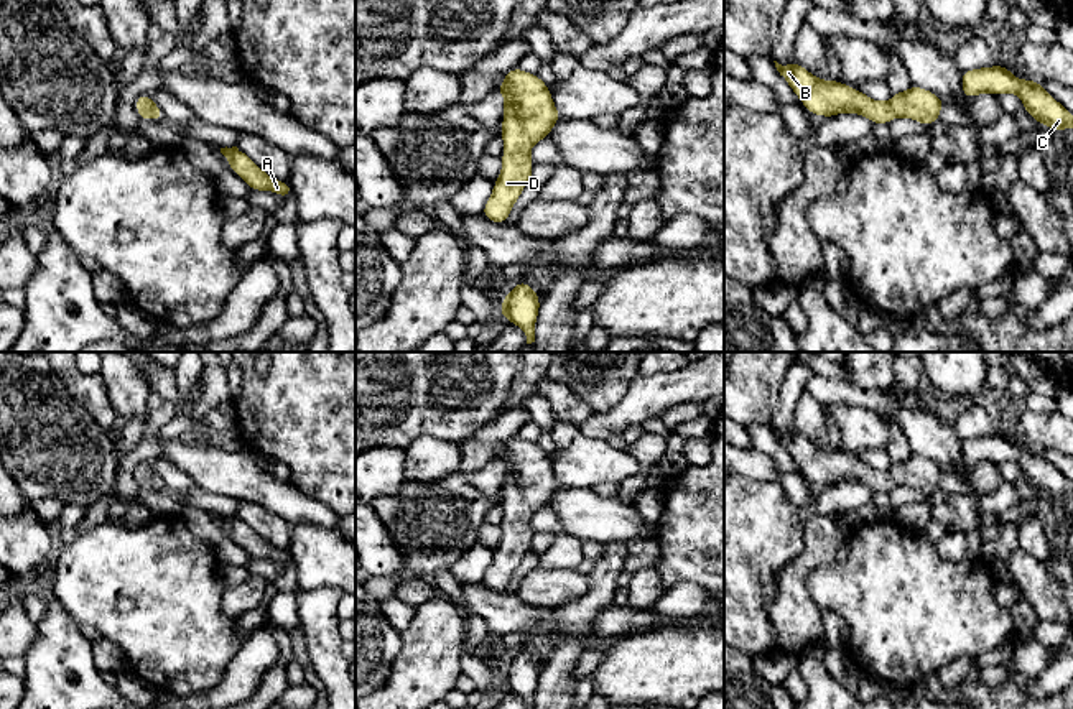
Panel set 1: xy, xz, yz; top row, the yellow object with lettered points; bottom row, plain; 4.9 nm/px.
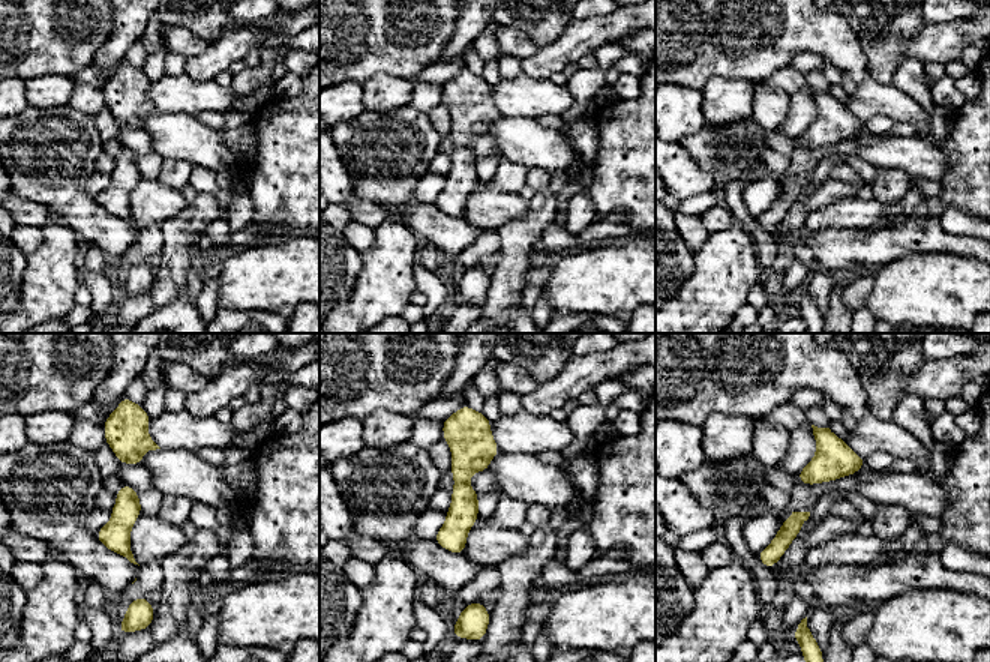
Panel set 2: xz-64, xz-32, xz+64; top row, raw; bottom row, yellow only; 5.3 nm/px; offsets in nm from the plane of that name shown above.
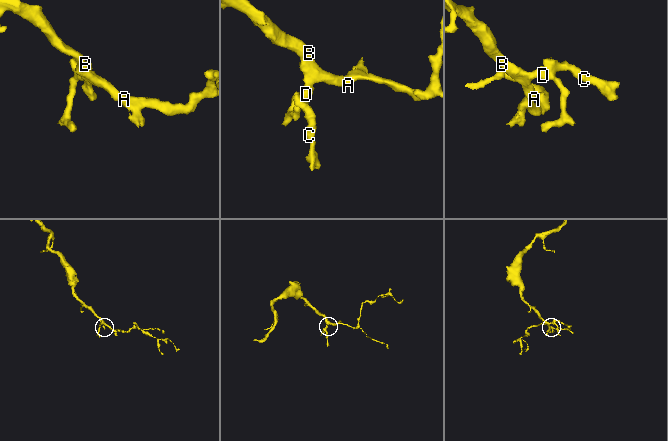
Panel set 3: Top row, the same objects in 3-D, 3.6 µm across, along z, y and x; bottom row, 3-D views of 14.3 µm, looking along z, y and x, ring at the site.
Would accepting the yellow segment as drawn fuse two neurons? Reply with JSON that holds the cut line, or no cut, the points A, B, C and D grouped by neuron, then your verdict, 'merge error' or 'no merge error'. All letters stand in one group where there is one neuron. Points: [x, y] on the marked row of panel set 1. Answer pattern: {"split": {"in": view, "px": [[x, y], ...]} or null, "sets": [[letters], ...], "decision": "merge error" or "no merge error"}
{"split": null, "sets": [["A", "B", "C", "D"]], "decision": "no merge error"}

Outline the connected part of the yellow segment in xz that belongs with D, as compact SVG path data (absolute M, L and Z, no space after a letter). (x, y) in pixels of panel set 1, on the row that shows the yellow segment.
M518 66L505 72L495 89L504 95L502 133L505 153L502 171L494 181L494 191L482 207L482 215L495 224L505 224L523 188L532 181L532 146L550 138L555 123L563 118L556 110L550 87Z

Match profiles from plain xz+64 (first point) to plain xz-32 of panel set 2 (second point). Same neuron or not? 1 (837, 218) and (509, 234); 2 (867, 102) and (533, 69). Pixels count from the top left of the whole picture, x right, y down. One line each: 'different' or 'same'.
1: different
2: different

